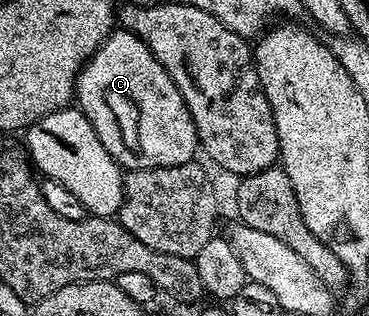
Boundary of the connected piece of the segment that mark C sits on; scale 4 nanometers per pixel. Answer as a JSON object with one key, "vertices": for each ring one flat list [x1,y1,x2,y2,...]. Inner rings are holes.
{"vertices":[[110,31,107,39,85,61,85,67,78,74,75,100,81,113,91,122,95,134,99,134,99,142,103,142,105,149,122,169,179,166,190,163,196,157,193,155,198,155,195,122,183,102,183,94,179,94,167,70,163,70,151,50,134,32]]}

